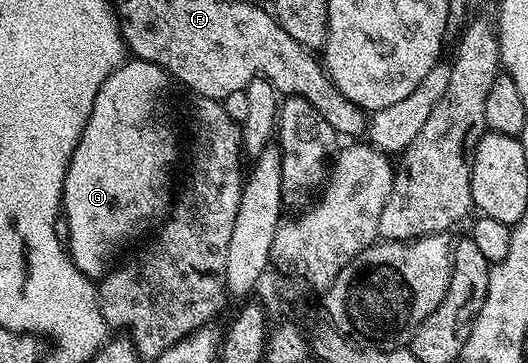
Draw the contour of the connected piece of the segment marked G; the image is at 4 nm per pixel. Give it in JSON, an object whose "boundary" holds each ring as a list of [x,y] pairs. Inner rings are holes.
{"boundary":[[[126,60],[106,77],[104,84],[100,84],[100,92],[96,92],[88,124],[68,164],[61,205],[68,224],[68,253],[88,279],[101,279],[111,269],[113,258],[141,234],[149,235],[171,209],[172,187],[165,179],[179,161],[180,138],[174,135],[174,126],[166,115],[165,98],[170,94],[170,86],[172,79],[161,66]]]}

